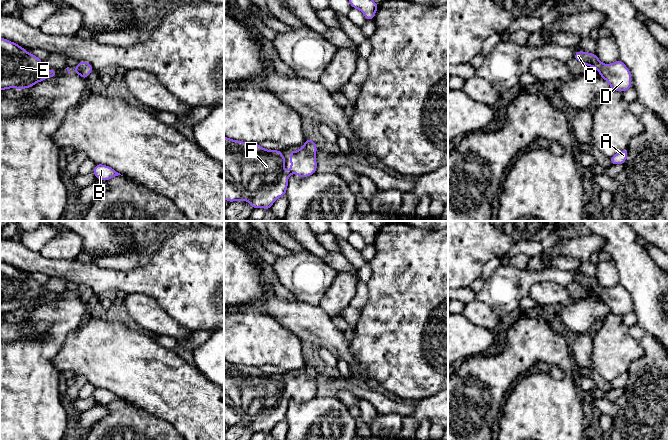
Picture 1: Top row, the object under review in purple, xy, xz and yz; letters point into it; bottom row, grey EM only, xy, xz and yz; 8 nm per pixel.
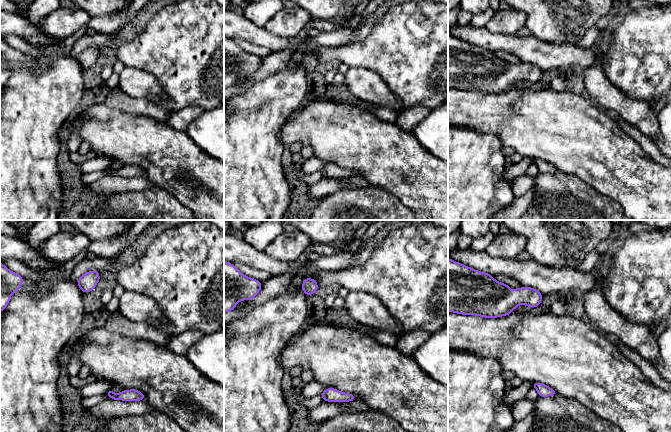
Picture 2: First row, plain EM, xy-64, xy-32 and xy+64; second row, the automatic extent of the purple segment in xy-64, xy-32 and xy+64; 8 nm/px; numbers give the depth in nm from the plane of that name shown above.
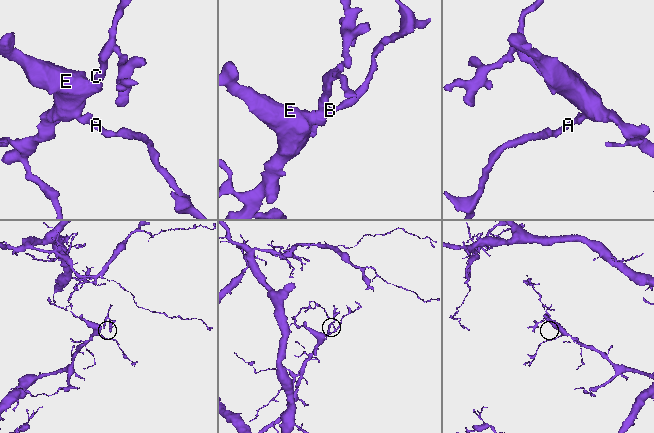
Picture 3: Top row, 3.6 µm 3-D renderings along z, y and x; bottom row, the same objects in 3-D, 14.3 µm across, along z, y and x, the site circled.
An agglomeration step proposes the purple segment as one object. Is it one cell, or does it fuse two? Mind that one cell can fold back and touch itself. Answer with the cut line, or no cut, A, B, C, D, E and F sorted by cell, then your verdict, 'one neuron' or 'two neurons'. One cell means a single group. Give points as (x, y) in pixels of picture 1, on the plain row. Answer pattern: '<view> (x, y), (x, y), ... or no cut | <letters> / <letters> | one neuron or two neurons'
no cut | A B C D E F | one neuron

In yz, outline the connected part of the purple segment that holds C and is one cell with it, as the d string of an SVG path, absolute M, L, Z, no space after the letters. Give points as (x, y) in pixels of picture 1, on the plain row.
M577 275L574 283L583 289L594 291L600 300L609 307L611 313L625 316L631 312L631 296L621 284L611 288L603 288L596 278L584 275Z

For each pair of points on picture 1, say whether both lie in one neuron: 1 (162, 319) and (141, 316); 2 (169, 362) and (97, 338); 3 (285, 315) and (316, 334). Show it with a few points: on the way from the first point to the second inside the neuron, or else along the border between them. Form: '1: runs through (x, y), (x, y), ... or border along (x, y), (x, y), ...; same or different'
1: runs through (157, 319), (146, 316); same
2: runs through (151, 362), (128, 362), (115, 356); same
3: runs through (293, 315), (300, 318), (308, 326); same

